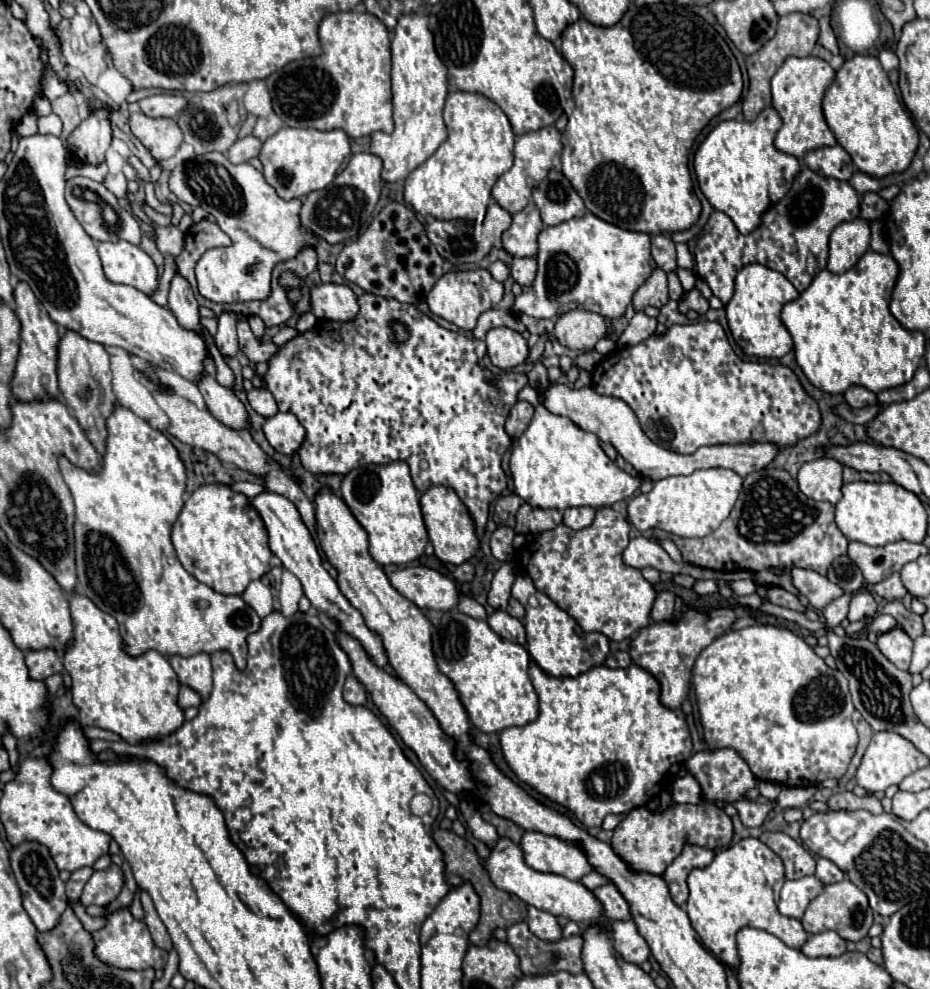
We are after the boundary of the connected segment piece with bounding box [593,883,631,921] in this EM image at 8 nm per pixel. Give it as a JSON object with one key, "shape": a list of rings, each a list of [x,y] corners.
{"shape":[[[601,885],[593,889],[593,895],[599,899],[599,903],[603,903],[603,915],[607,915],[607,919],[631,919],[629,905],[615,885]]]}

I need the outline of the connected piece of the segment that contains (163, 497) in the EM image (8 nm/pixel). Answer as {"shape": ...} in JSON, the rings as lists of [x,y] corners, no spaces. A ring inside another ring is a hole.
{"shape":[[[117,405],[107,419],[107,451],[99,475],[85,473],[73,467],[65,457],[59,459],[61,475],[75,499],[75,555],[77,555],[77,591],[89,597],[101,611],[113,615],[121,627],[123,651],[139,657],[147,651],[157,651],[163,657],[181,655],[191,657],[197,653],[229,651],[235,667],[245,669],[247,635],[259,631],[261,617],[239,597],[221,595],[211,587],[191,577],[179,563],[171,545],[171,527],[183,507],[185,467],[171,441],[153,429],[147,421],[139,419],[129,409]]]}

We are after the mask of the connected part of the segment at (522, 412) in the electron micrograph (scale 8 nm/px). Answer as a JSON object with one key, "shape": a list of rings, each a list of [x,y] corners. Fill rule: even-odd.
{"shape":[[[517,401],[517,403],[511,407],[509,415],[507,415],[505,431],[507,431],[513,439],[517,439],[517,437],[527,429],[531,417],[533,417],[533,405],[527,403],[527,401]]]}

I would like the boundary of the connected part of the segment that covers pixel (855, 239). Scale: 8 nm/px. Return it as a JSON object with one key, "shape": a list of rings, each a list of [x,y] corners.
{"shape":[[[853,219],[837,225],[829,237],[827,269],[833,273],[843,273],[851,269],[869,249],[869,239],[869,225],[863,219]]]}

